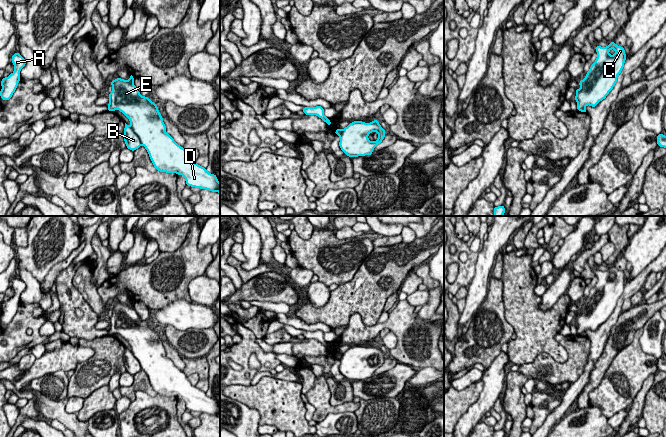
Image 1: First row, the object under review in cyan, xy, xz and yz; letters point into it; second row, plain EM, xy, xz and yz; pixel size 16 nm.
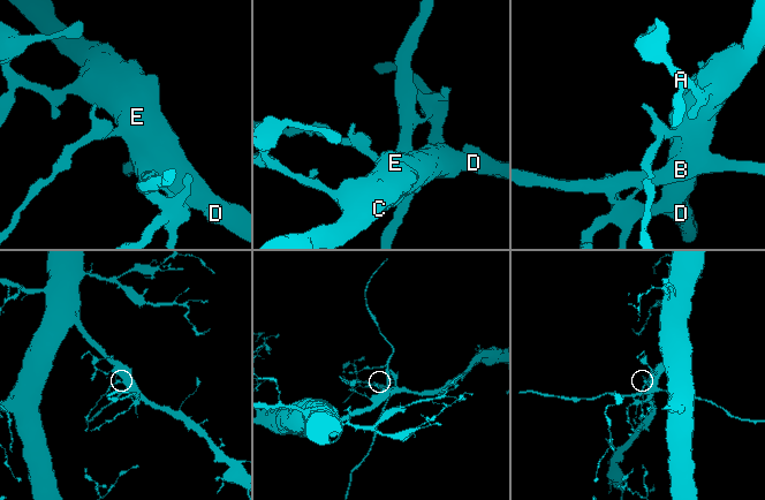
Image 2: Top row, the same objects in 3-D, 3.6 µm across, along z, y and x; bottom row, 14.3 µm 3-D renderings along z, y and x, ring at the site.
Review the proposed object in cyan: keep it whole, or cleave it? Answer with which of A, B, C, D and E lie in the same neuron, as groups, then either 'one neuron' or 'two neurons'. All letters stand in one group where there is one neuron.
A C D E / B | two neurons

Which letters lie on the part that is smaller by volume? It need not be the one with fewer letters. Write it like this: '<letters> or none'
B

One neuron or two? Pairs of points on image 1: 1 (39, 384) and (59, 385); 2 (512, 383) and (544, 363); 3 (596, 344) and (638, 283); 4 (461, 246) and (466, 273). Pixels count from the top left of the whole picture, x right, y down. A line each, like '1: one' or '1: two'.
1: one
2: two
3: one
4: one

